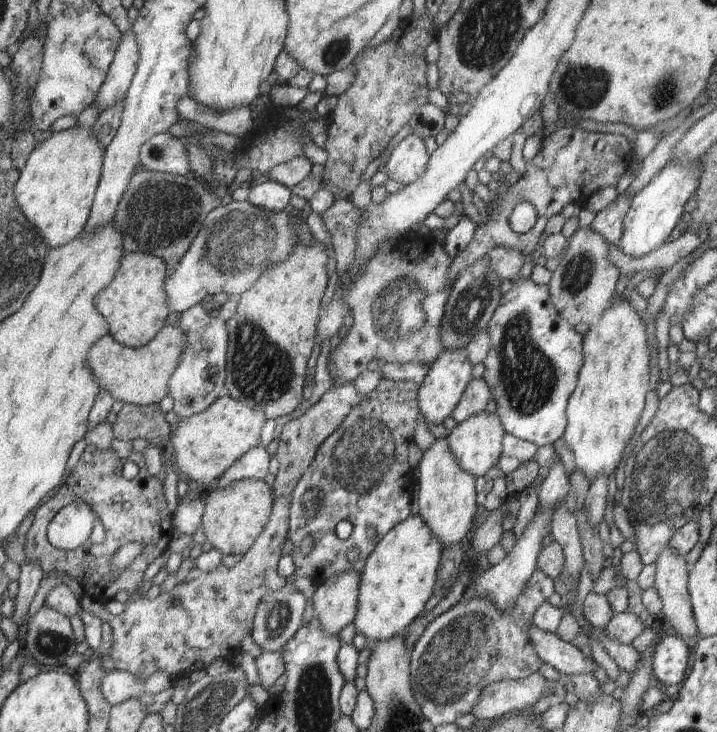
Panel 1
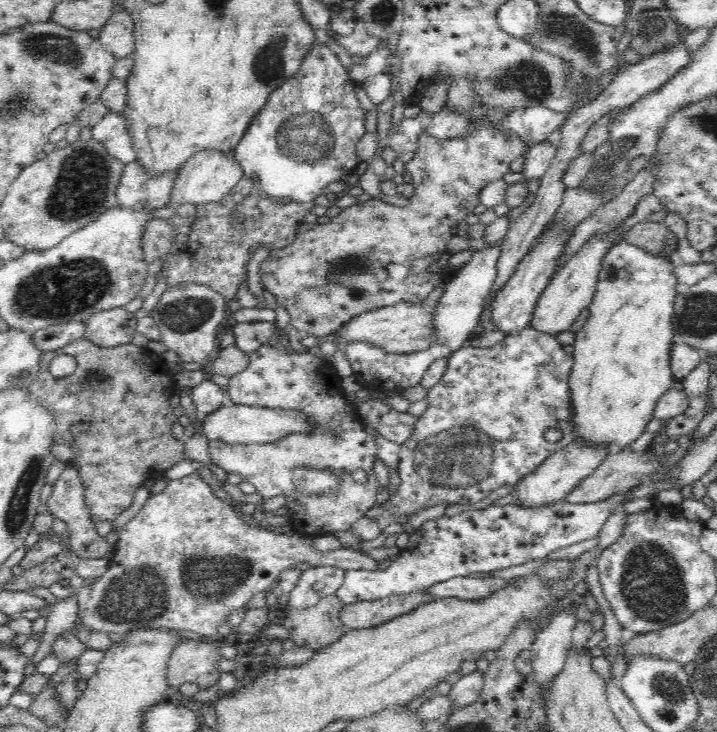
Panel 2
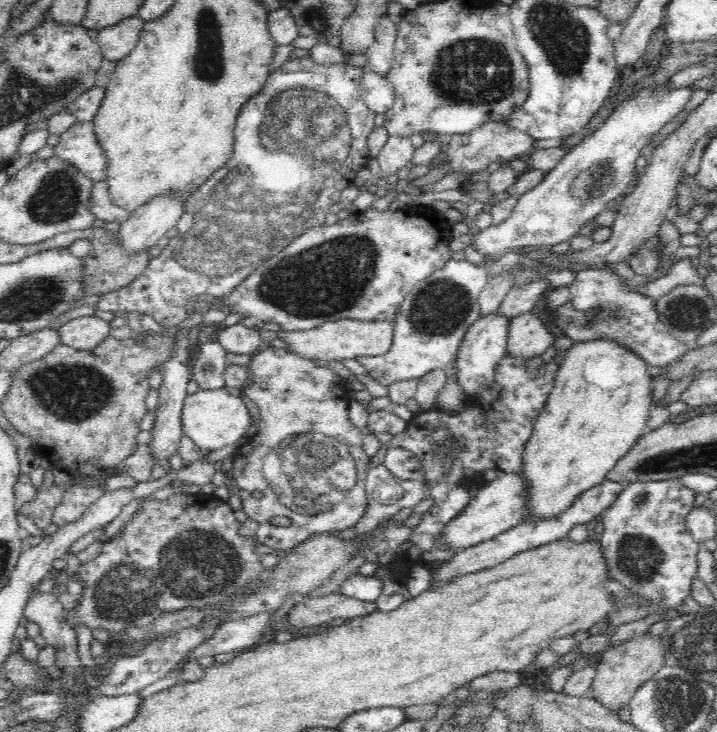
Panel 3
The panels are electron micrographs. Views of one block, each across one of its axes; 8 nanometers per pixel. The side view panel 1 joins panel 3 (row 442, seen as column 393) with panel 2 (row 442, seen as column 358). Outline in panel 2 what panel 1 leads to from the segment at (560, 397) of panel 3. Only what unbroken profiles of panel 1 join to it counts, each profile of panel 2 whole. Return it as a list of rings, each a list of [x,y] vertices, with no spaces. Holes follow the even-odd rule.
[[[625,240],[616,242],[602,259],[602,272],[598,277],[589,316],[584,326],[575,332],[570,389],[571,425],[575,440],[589,444],[605,444],[610,452],[626,449],[646,431],[658,400],[670,390],[676,378],[670,364],[670,353],[675,338],[672,328],[673,302],[683,287],[677,284],[672,272],[678,260],[650,254],[640,246]]]

